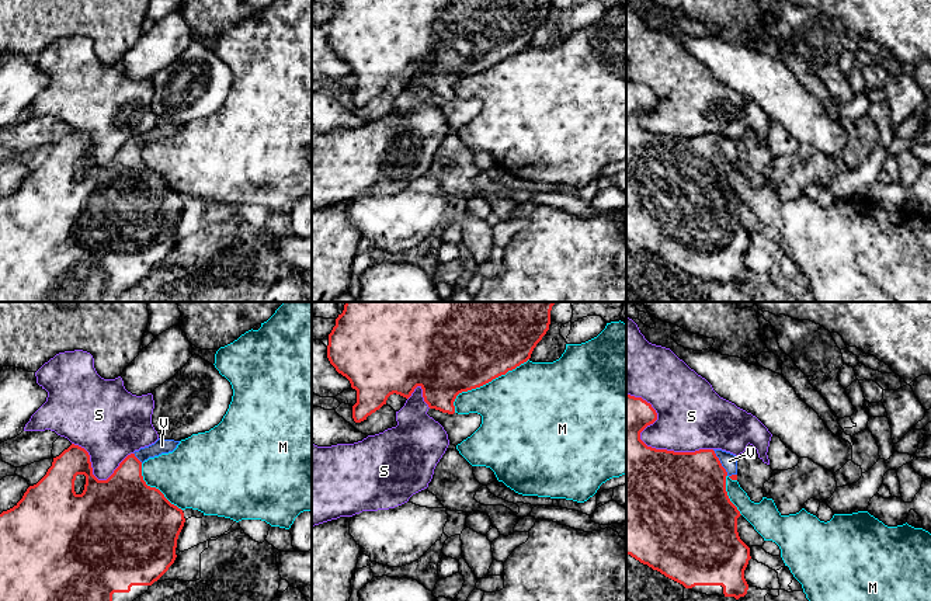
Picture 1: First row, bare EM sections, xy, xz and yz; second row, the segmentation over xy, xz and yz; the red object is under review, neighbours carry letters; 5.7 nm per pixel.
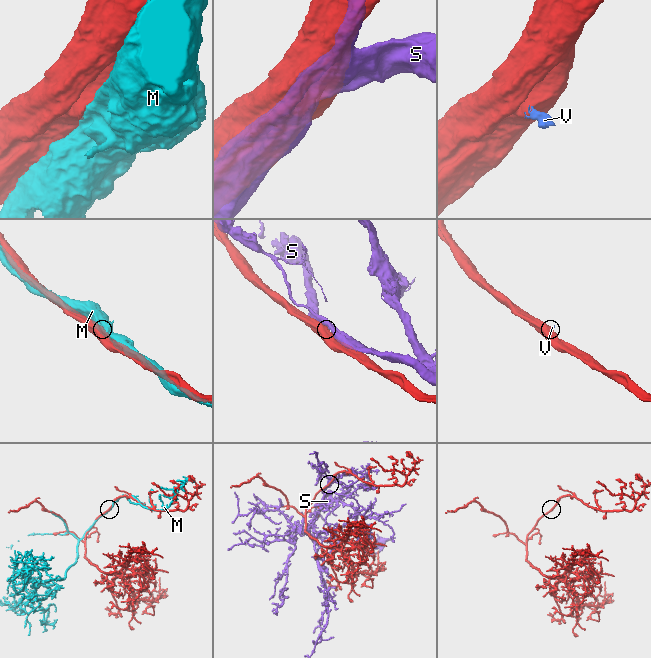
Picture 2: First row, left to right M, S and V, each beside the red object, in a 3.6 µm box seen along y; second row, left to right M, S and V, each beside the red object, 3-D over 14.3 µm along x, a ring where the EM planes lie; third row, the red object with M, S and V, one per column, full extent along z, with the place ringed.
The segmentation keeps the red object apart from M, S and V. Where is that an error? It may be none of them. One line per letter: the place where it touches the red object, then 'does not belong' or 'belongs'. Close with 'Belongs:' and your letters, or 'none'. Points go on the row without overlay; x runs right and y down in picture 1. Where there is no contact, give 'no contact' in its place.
M: meets red in xz at (485, 69); does not belong
S: meets red in yz at (646, 131); does not belong
V: meets red in yz at (722, 152); belongs
Belongs: V

